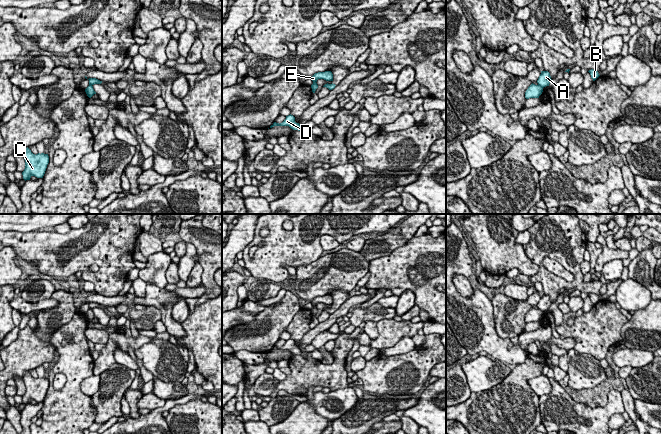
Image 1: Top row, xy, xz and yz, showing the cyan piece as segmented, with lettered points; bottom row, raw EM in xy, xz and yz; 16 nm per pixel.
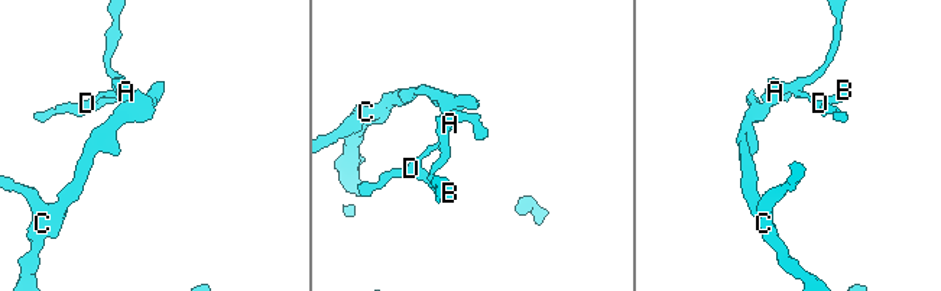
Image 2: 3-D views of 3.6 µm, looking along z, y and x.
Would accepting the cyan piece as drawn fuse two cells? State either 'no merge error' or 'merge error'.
merge error

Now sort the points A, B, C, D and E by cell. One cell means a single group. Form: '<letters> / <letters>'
A B D / C E

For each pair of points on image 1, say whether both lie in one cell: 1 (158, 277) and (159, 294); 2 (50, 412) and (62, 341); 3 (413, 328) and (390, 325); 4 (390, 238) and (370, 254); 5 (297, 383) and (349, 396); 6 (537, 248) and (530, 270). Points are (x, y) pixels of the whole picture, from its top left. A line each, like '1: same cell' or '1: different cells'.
1: different cells
2: same cell
3: same cell
4: same cell
5: different cells
6: different cells

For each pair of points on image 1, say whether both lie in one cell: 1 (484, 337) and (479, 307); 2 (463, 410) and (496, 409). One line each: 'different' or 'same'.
1: same
2: same

